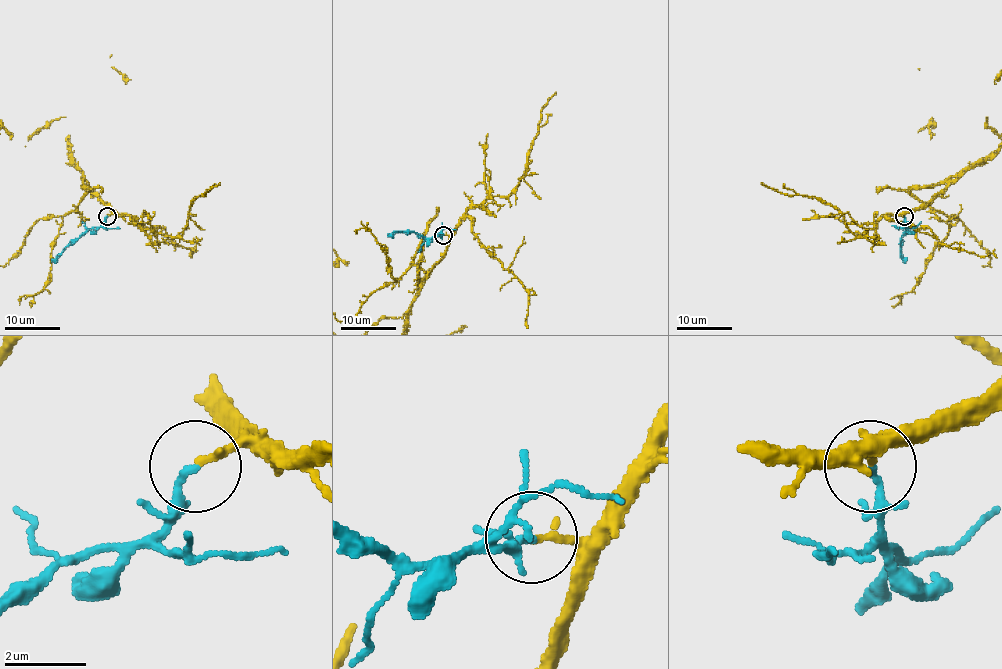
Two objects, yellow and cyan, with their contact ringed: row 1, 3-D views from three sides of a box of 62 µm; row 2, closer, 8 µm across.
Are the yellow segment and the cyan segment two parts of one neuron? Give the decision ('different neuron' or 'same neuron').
same neuron

